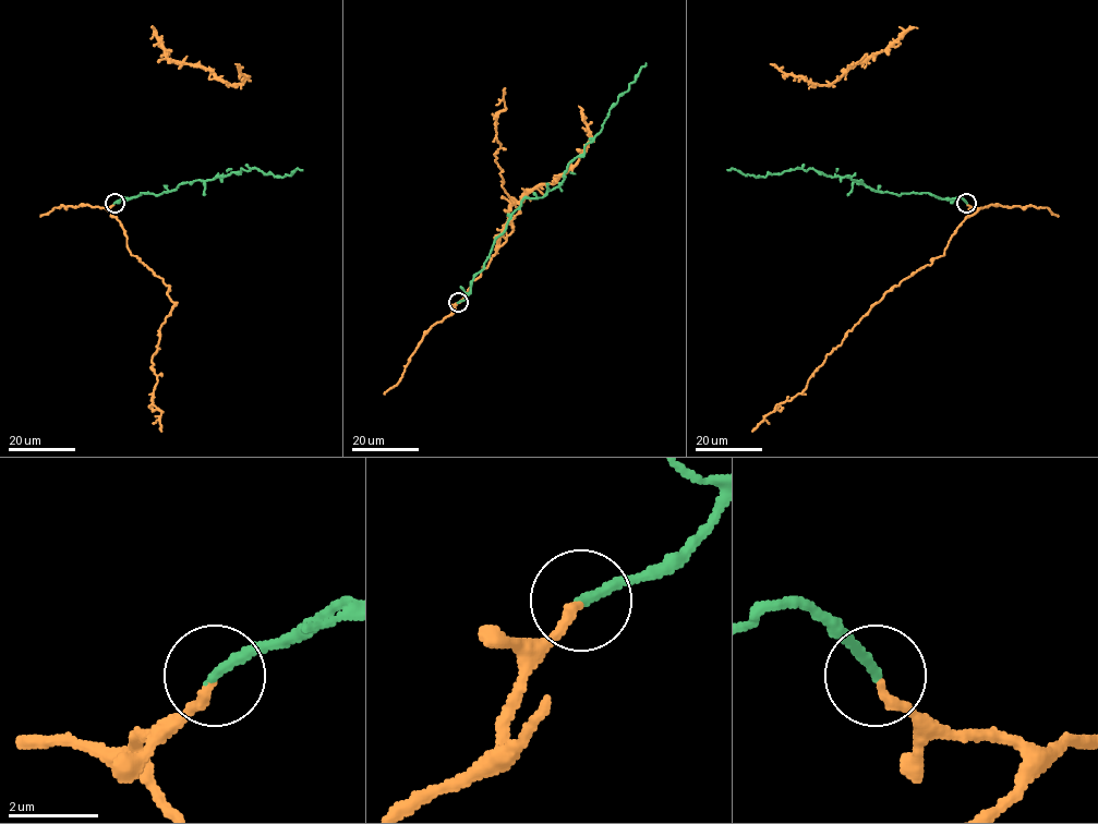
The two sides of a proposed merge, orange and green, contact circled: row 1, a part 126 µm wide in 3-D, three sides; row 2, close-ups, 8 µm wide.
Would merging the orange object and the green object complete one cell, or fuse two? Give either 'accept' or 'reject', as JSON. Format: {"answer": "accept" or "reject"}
{"answer": "accept"}

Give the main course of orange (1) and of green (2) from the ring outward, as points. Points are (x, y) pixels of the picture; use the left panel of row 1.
1: (113, 203), (109, 210), (131, 254), (169, 286), (175, 303), (152, 360), (161, 431)
2: (113, 203), (141, 192), (171, 192), (181, 183), (210, 180), (241, 168), (256, 168), (274, 177), (302, 170)

